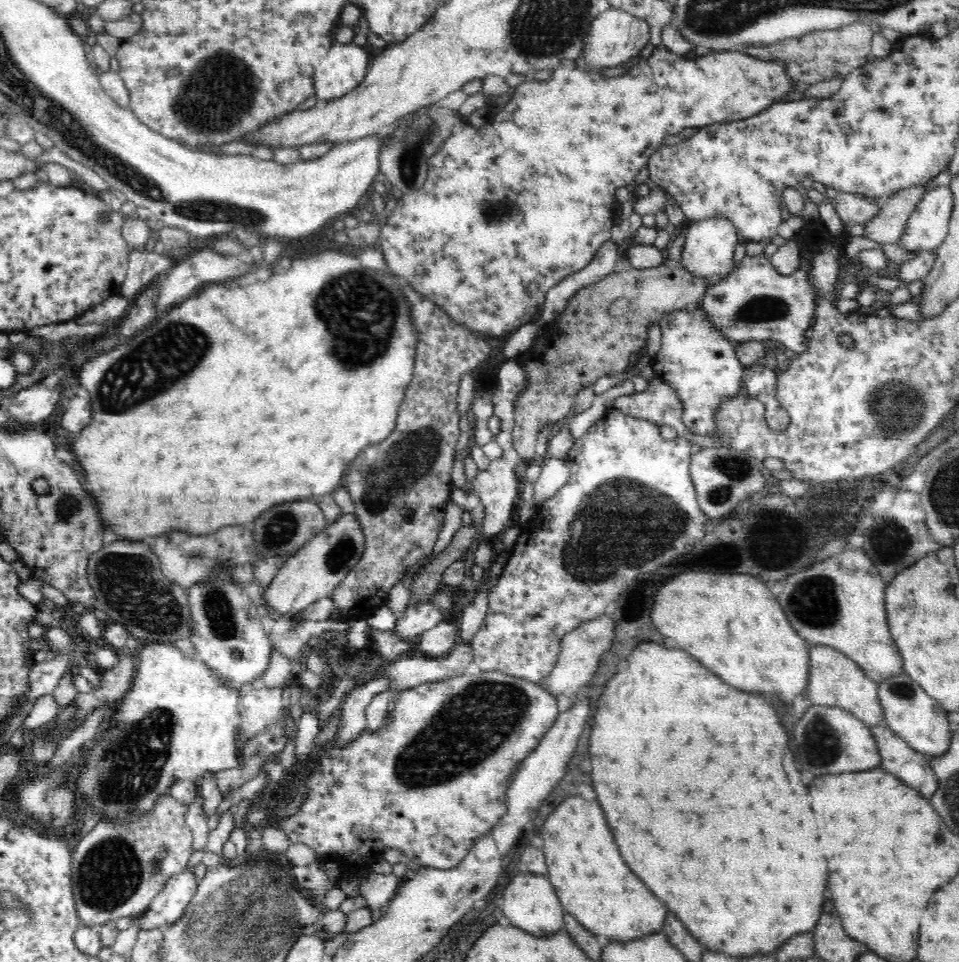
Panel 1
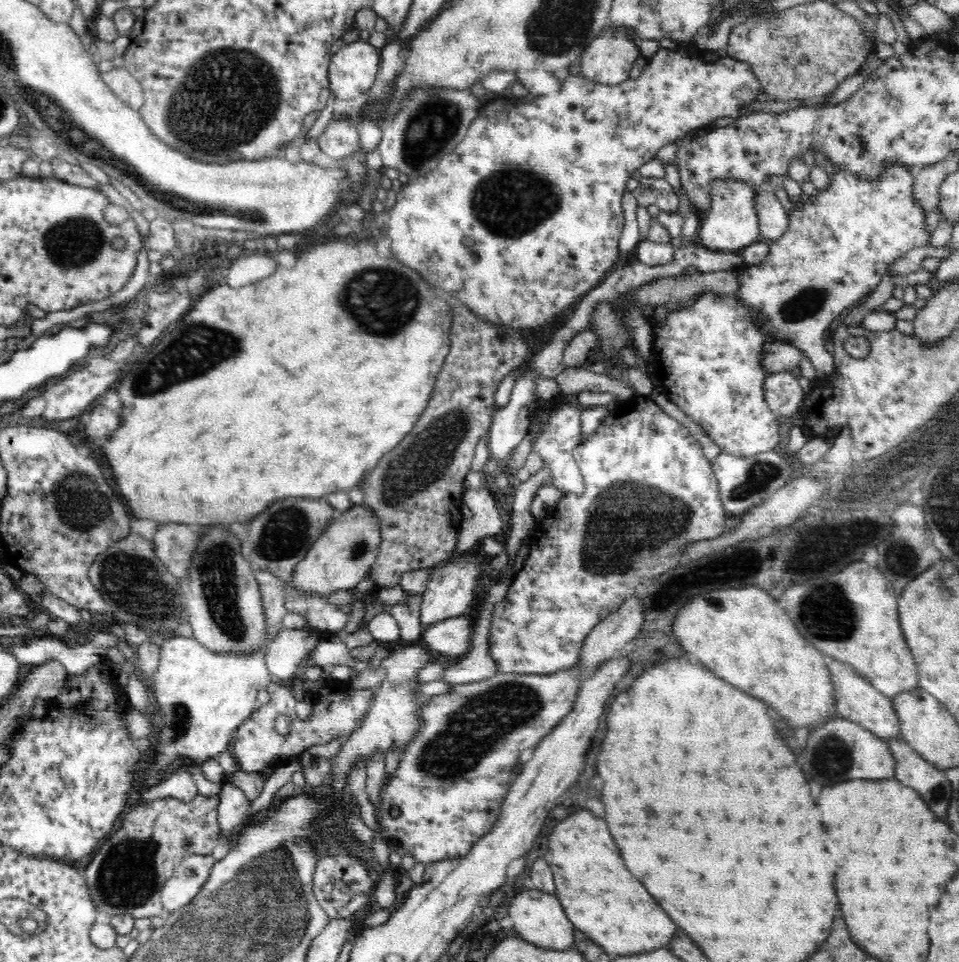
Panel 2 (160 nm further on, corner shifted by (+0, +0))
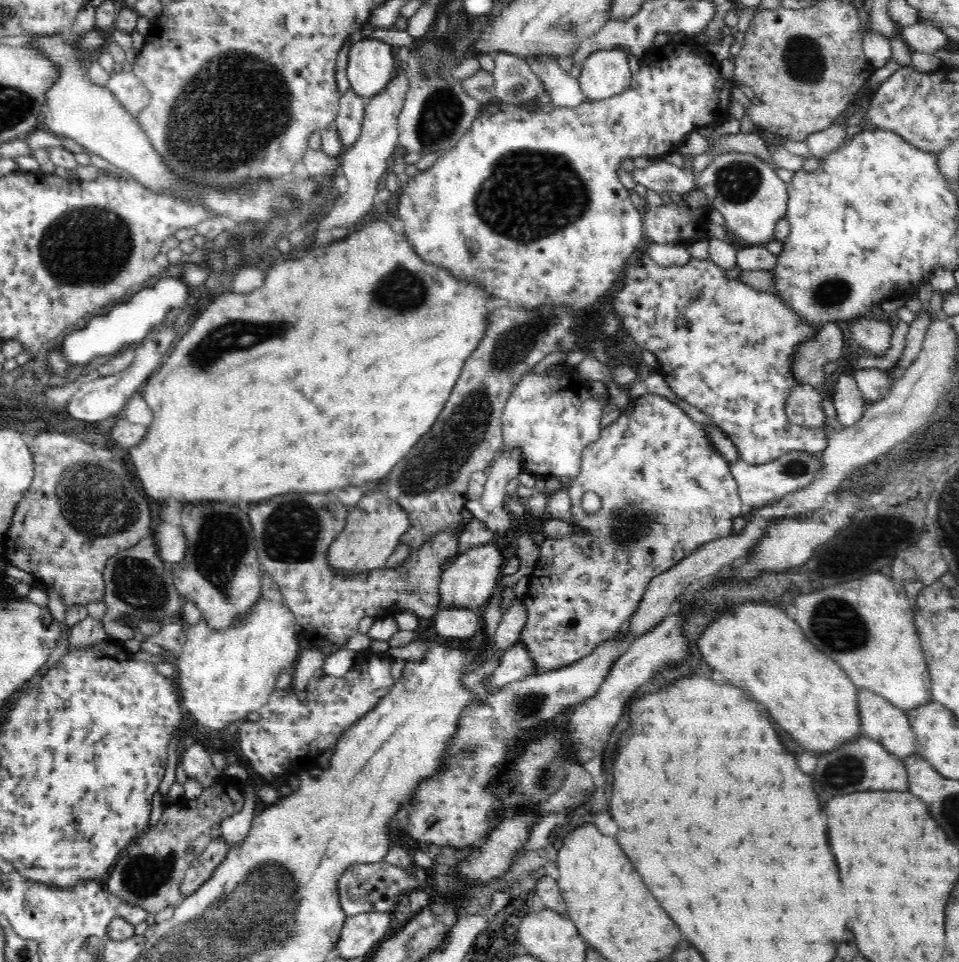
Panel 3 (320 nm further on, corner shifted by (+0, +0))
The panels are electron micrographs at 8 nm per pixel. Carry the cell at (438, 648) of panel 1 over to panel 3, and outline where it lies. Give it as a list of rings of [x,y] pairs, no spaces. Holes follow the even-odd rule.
[[[446,607],[434,616],[434,630],[438,637],[448,644],[462,644],[462,640],[472,638],[478,628],[479,611],[464,607]]]

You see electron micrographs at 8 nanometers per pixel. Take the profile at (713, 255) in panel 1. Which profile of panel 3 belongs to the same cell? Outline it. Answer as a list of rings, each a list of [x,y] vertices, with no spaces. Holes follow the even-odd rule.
[[[729,151],[717,156],[707,168],[699,173],[698,184],[718,212],[722,214],[730,234],[730,241],[746,242],[752,246],[765,245],[773,241],[774,228],[780,218],[786,217],[788,210],[788,187],[784,180],[776,174],[770,164],[751,153]]]

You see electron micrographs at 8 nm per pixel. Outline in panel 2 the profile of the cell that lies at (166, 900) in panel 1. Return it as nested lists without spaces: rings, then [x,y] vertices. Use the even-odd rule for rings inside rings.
[[[207,854],[182,859],[162,890],[162,905],[167,914],[186,906],[200,892],[216,862]]]

